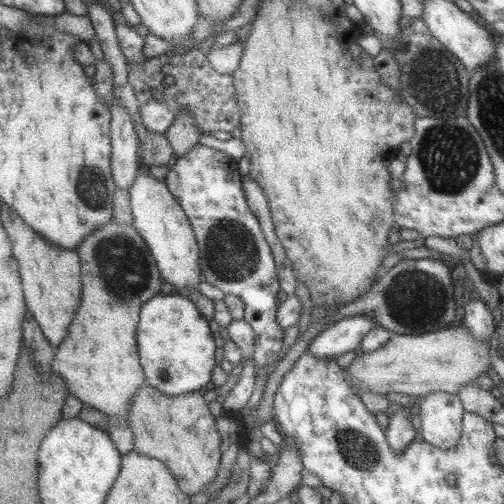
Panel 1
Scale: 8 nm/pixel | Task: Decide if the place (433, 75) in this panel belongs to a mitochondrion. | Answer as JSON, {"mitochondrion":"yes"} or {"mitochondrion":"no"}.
{"mitochondrion":"yes"}

